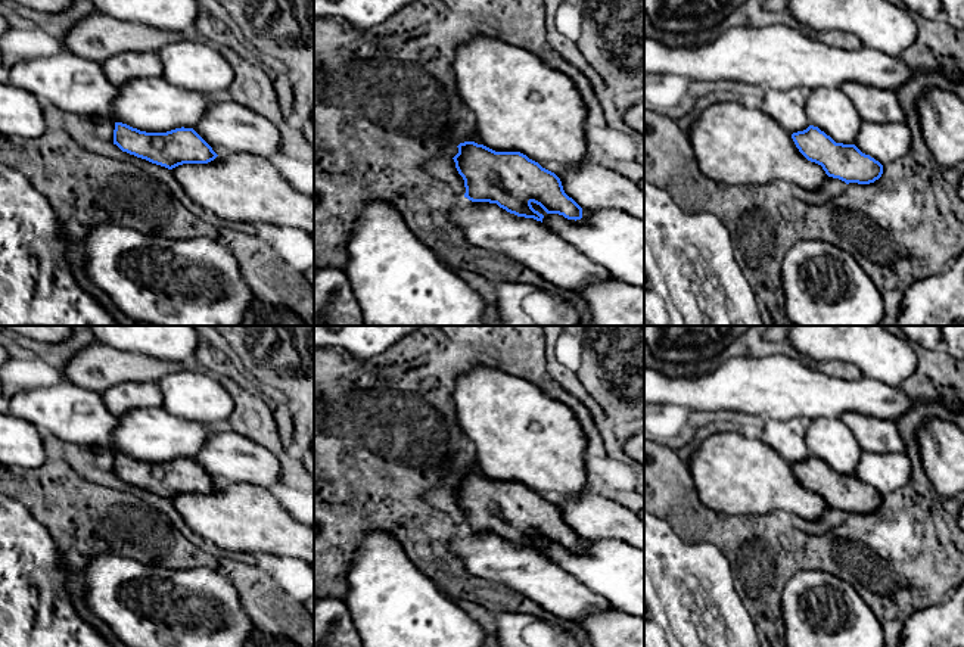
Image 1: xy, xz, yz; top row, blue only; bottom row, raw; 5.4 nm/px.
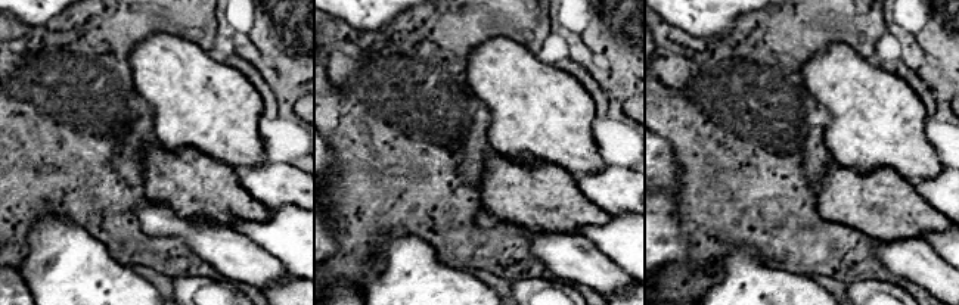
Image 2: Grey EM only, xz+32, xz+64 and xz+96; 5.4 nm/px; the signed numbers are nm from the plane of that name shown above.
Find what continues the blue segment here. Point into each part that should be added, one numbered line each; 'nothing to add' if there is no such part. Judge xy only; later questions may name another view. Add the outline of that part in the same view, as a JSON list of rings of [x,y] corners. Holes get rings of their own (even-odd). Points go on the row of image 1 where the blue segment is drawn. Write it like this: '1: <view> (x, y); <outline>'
1: xy (243, 187); [[[249,153],[218,155],[208,164],[183,164],[172,168],[189,197],[227,221],[295,227],[314,236],[314,196],[289,184],[268,158]]]

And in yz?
1: yz (734, 145); [[[740,102],[708,106],[687,133],[702,171],[715,181],[733,186],[756,186],[786,181],[817,190],[827,178],[821,165],[808,161],[796,147],[792,134],[761,108],[749,109]]]

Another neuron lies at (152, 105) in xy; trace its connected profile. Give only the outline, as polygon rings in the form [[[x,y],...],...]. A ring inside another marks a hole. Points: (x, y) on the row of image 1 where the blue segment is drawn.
[[[164,77],[139,78],[116,88],[116,119],[146,133],[193,128],[214,100],[214,96],[175,87]]]

